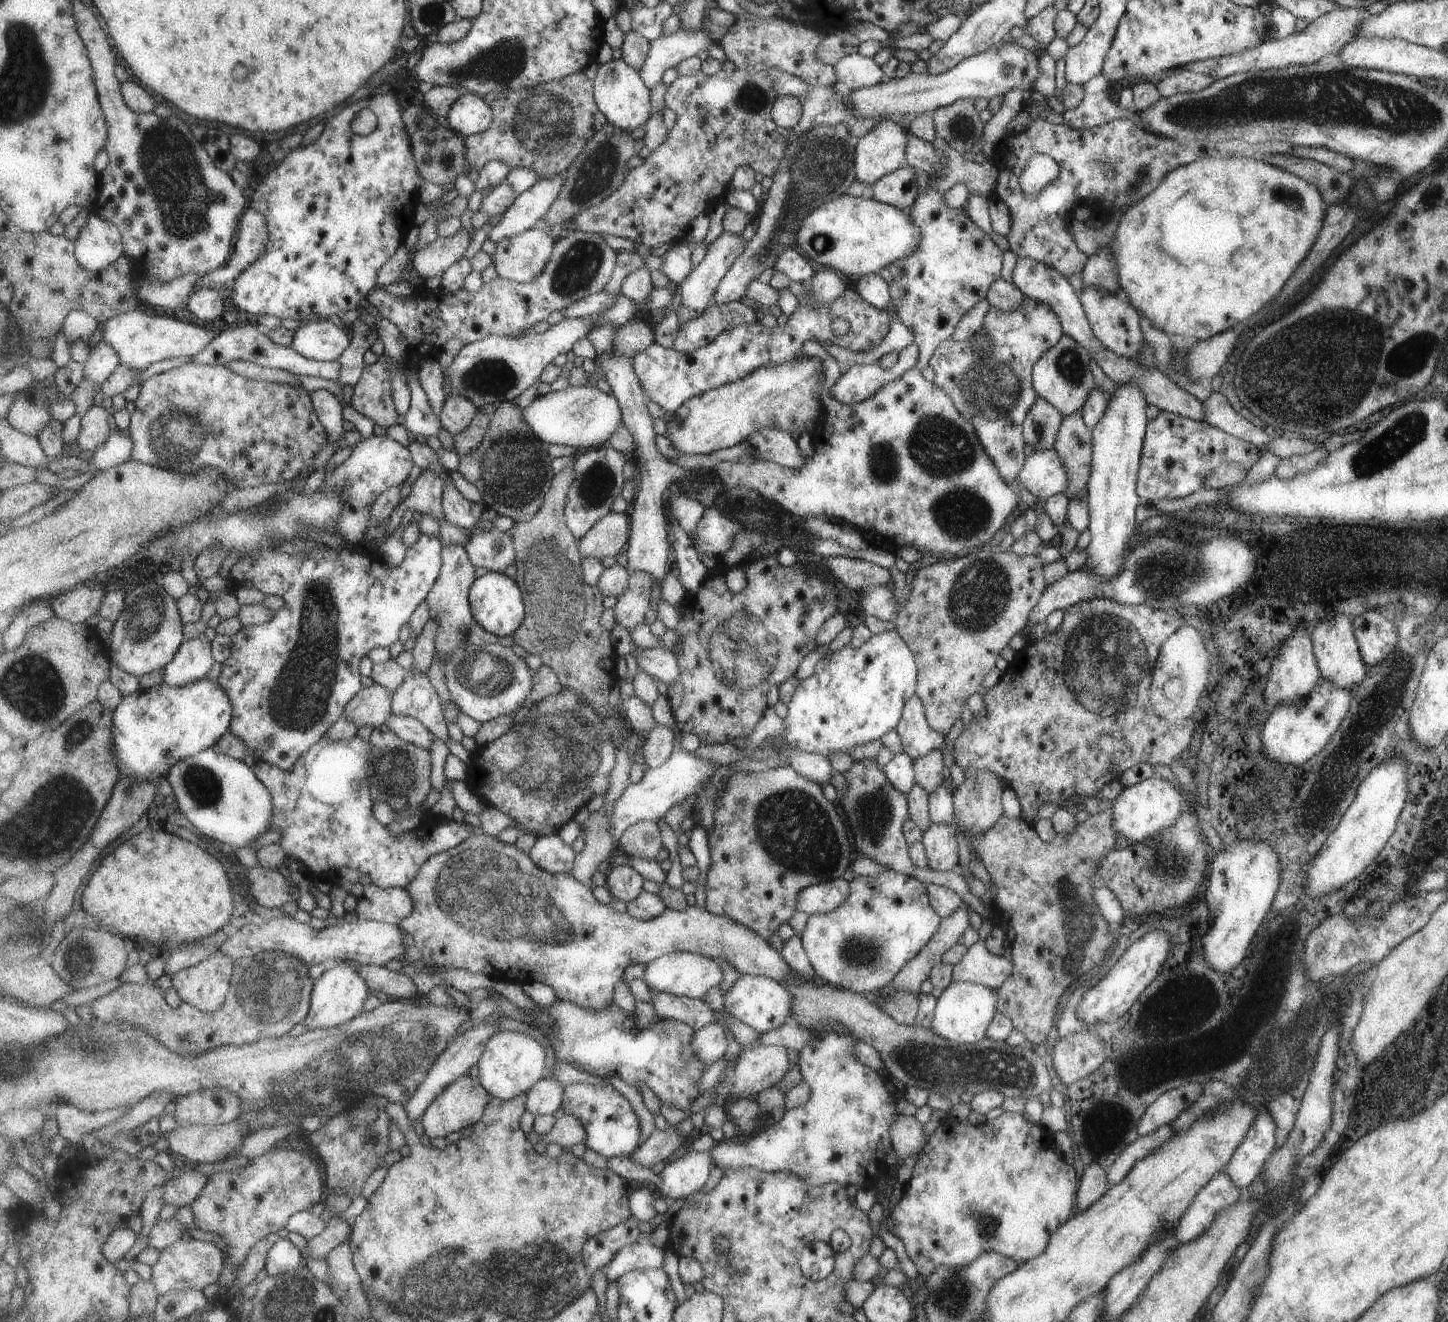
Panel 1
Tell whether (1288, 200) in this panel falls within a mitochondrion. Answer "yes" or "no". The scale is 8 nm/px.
yes

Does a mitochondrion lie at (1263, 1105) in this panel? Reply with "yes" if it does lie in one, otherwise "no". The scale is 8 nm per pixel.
no

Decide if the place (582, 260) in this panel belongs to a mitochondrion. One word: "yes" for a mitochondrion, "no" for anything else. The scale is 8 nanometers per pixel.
yes

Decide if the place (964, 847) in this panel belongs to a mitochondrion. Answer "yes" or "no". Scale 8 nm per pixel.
no

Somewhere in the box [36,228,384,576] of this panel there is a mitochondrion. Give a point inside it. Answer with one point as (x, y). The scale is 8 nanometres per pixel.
(173, 436)

